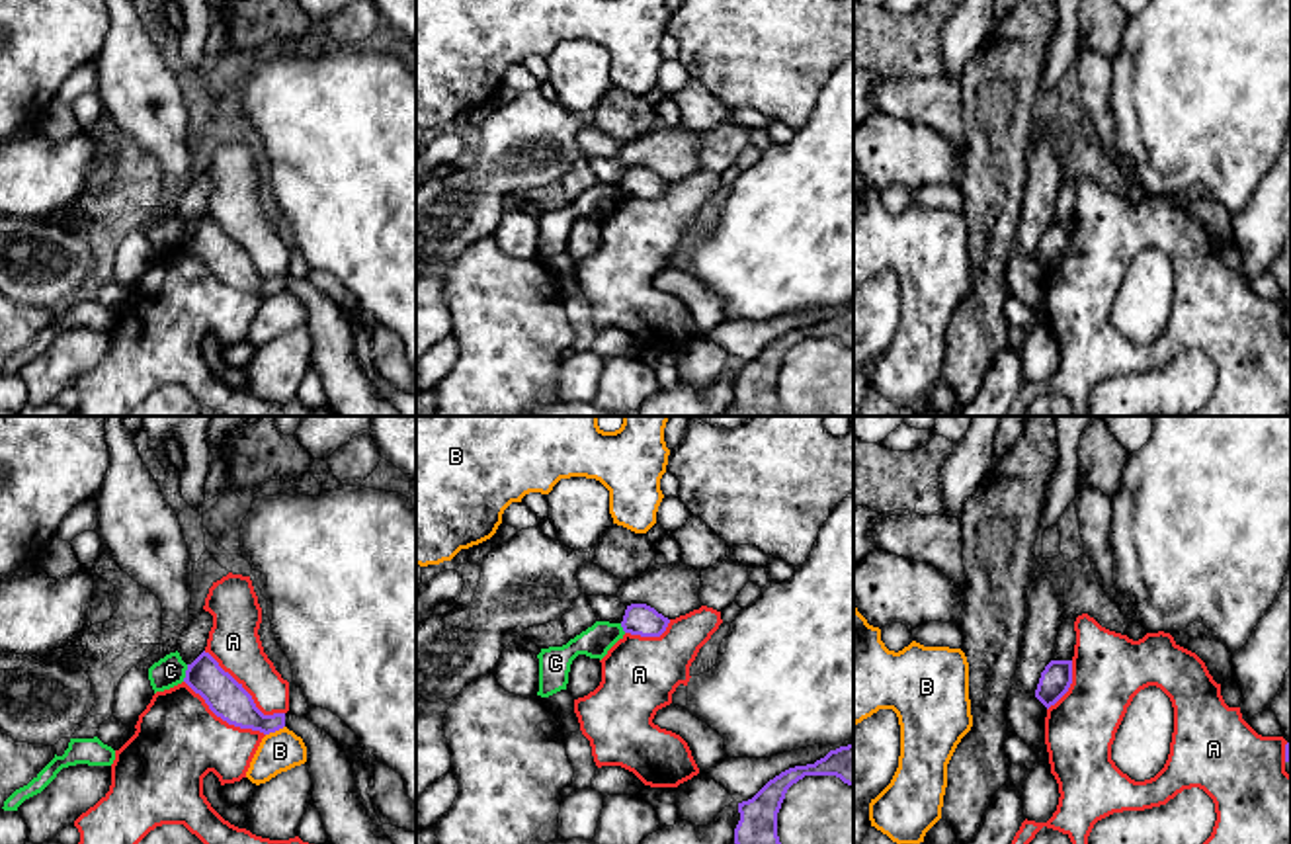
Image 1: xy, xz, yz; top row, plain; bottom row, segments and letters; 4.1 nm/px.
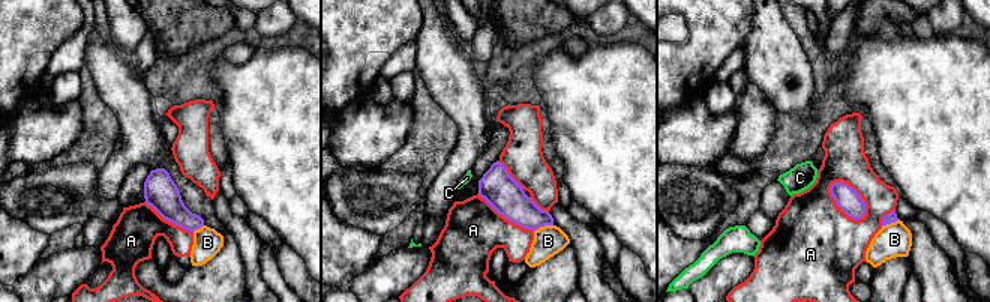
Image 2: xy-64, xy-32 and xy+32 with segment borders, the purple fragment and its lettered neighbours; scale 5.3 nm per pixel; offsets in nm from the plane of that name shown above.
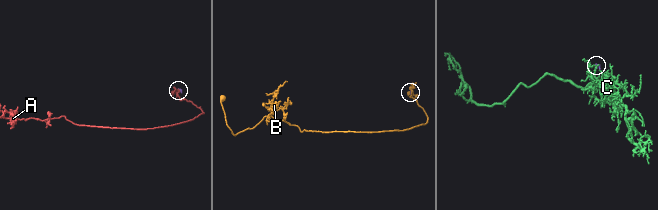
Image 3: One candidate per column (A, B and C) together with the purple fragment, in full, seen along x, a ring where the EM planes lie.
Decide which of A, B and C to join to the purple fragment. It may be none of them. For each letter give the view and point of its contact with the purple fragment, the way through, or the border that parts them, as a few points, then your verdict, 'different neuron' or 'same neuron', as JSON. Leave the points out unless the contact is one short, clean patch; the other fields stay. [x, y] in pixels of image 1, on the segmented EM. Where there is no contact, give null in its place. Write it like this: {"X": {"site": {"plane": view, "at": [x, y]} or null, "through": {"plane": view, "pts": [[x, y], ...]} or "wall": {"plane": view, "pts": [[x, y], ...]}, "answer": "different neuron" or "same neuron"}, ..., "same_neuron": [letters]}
{"A": {"site": {"plane": "xy", "at": [247, 692]}, "answer": "different neuron"}, "B": {"site": {"plane": "xy", "at": [274, 731]}, "answer": "different neuron"}, "C": {"site": {"plane": "xy", "at": [186, 673]}, "wall": {"plane": "xy", "pts": [[188, 665], [182, 680]]}, "answer": "different neuron"}, "same_neuron": []}

